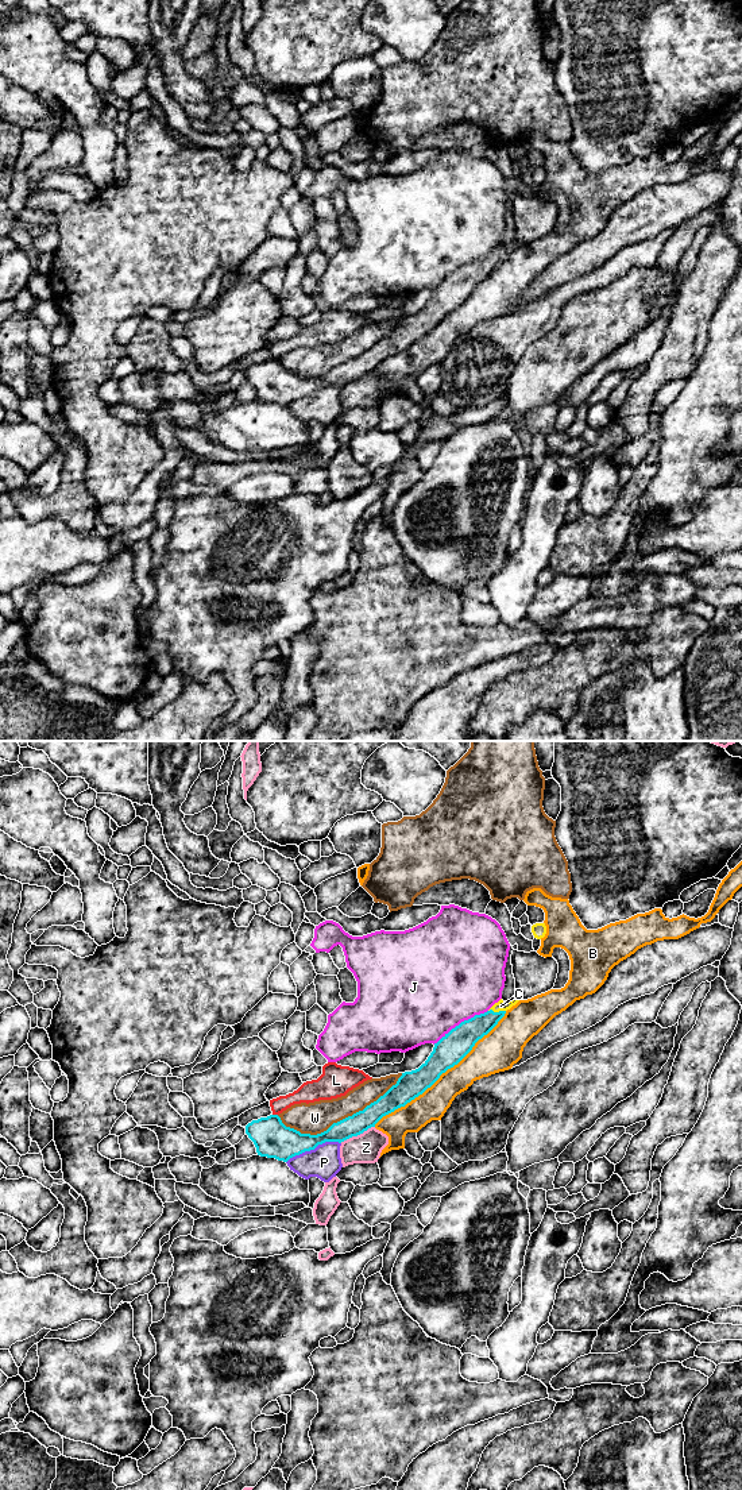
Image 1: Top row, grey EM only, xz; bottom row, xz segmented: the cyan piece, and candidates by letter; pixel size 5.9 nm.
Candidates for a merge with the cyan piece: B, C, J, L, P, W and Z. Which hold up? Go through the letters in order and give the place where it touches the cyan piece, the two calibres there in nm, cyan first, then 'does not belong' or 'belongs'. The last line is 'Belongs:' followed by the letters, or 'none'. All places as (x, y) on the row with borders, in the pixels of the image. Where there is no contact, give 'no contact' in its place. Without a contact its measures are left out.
B: contact xz (441, 1073); calibres 180 and 180 nm; does not belong
C: contact xz (497, 1012); calibres 160 and 60 nm; belongs
J: contact xz (462, 1022); calibres 180 and 500 nm; does not belong
L: contact xz (275, 1115); calibres 220 and 130 nm; does not belong
P: contact xz (313, 1149); calibres 220 and 200 nm; does not belong
W: contact xz (340, 1120); calibres 130 and 190 nm; does not belong
Z: contact xz (356, 1135); calibres 130 and 180 nm; does not belong
Belongs: C

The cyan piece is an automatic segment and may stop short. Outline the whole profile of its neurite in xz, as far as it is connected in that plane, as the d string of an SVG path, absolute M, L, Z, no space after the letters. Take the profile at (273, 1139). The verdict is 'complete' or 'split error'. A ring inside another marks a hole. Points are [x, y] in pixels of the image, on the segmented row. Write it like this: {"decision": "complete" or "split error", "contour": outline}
{"decision": "split error", "contour": "M517 996L509 1001L501 999L487 1012L461 1022L434 1043L433 1051L418 1069L402 1073L397 1084L376 1101L363 1111L333 1123L321 1134L301 1134L286 1127L278 1115L252 1120L246 1126L246 1134L254 1142L258 1155L283 1162L305 1151L314 1150L325 1142L341 1143L358 1136L375 1127L383 1116L405 1107L430 1088L443 1073L457 1065L472 1050L475 1043L487 1035L505 1016L506 1011L518 1001Z"}

